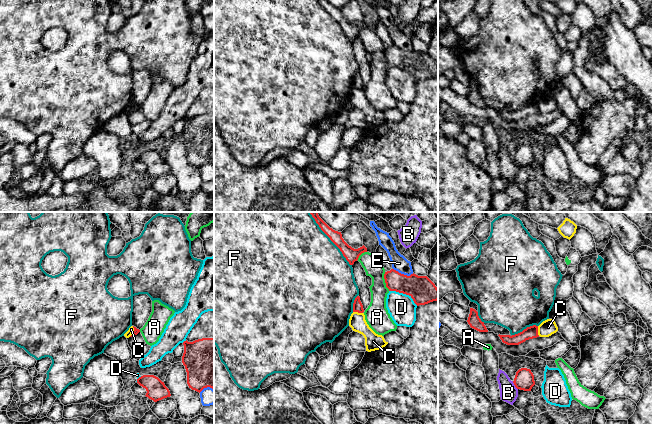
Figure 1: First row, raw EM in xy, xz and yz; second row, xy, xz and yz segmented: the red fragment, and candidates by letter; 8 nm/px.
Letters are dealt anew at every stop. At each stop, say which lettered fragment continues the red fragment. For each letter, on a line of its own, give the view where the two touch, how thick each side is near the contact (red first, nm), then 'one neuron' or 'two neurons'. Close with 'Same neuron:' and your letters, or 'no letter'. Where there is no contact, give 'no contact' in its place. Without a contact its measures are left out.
A: xz | 180/160 nm | two neurons
B: yz | 160/140 nm | two neurons
C: xz | 80/140 nm | two neurons
D: xz | 220/220 nm | two neurons
E: xz | 220/130 nm | two neurons
F: xz | 110/500 nm | two neurons
Same neuron: no letter

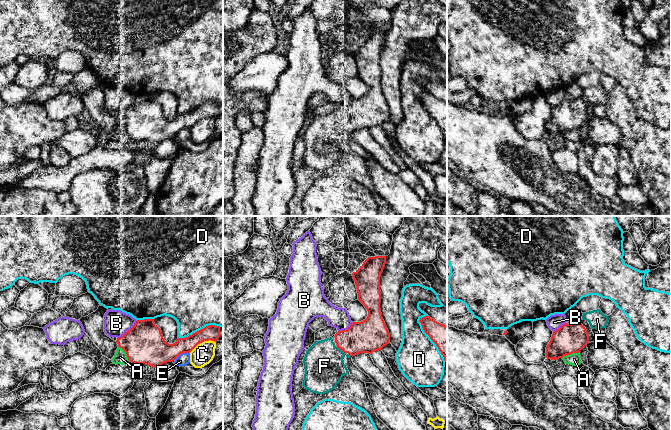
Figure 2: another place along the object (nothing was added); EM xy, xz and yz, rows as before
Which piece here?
A: yz | 240/100 nm | two neurons
B: xy | 320/200 nm | two neurons
C: xy | 130/170 nm | two neurons
D: xz | 200/360 nm | two neurons
E: xy | 260/100 nm | two neurons
F: xz | 260/320 nm | one neuron
Same neuron: F

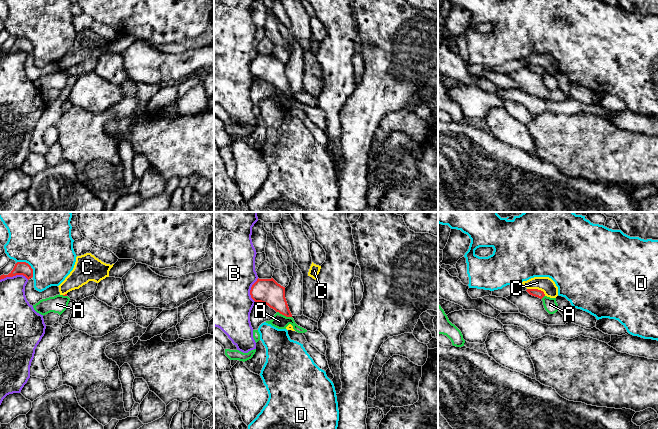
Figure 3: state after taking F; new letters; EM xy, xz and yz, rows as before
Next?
A: xz | 200/120 nm | two neurons
B: xy | 110/220 nm | two neurons
C: yz | 70/120 nm | two neurons
D: xy | 110/480 nm | two neurons
Same neuron: no letter

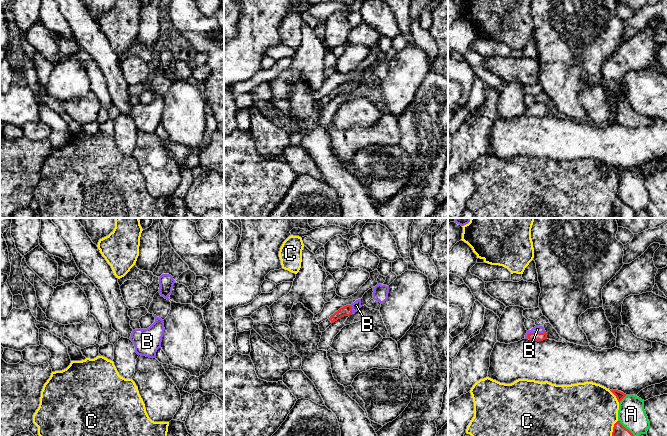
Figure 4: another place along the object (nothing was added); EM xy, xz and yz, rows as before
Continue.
A: yz | 70/220 nm | two neurons
B: yz | 60/60 nm | one neuron
C: yz | 70/440 nm | two neurons
Same neuron: B

